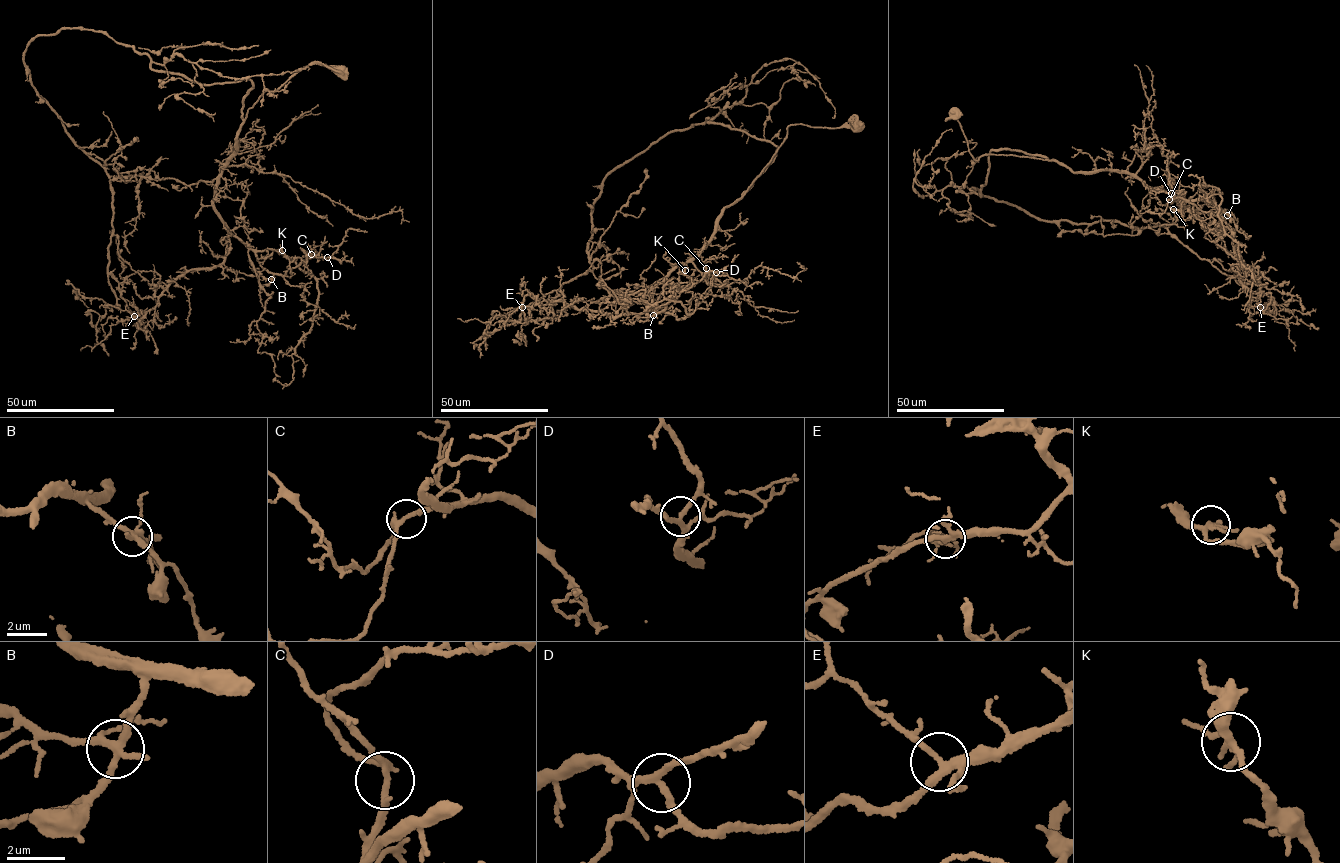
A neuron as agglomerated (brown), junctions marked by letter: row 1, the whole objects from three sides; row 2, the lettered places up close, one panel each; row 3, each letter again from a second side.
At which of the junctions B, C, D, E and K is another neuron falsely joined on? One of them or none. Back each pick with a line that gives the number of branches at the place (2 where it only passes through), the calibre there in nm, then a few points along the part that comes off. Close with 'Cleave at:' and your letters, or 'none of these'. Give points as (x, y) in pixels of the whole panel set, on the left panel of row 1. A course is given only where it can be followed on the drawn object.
B: branches 5; calibre 280 nm; course (271, 279), (226, 268)
Cleave at: B

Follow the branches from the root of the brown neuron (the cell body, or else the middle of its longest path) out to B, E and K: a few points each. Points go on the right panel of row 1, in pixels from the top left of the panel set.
B: (954, 112), (975, 160), (1010, 155), (1058, 161), (1073, 171), (1132, 174), (1179, 199), (1213, 201), (1227, 215)
E: (954, 112), (975, 160), (1010, 155), (1112, 170), (1207, 201), (1235, 233), (1238, 275), (1260, 307)
K: (954, 112), (975, 160), (1010, 155), (1112, 170), (1225, 210), (1185, 201), (1173, 209)

